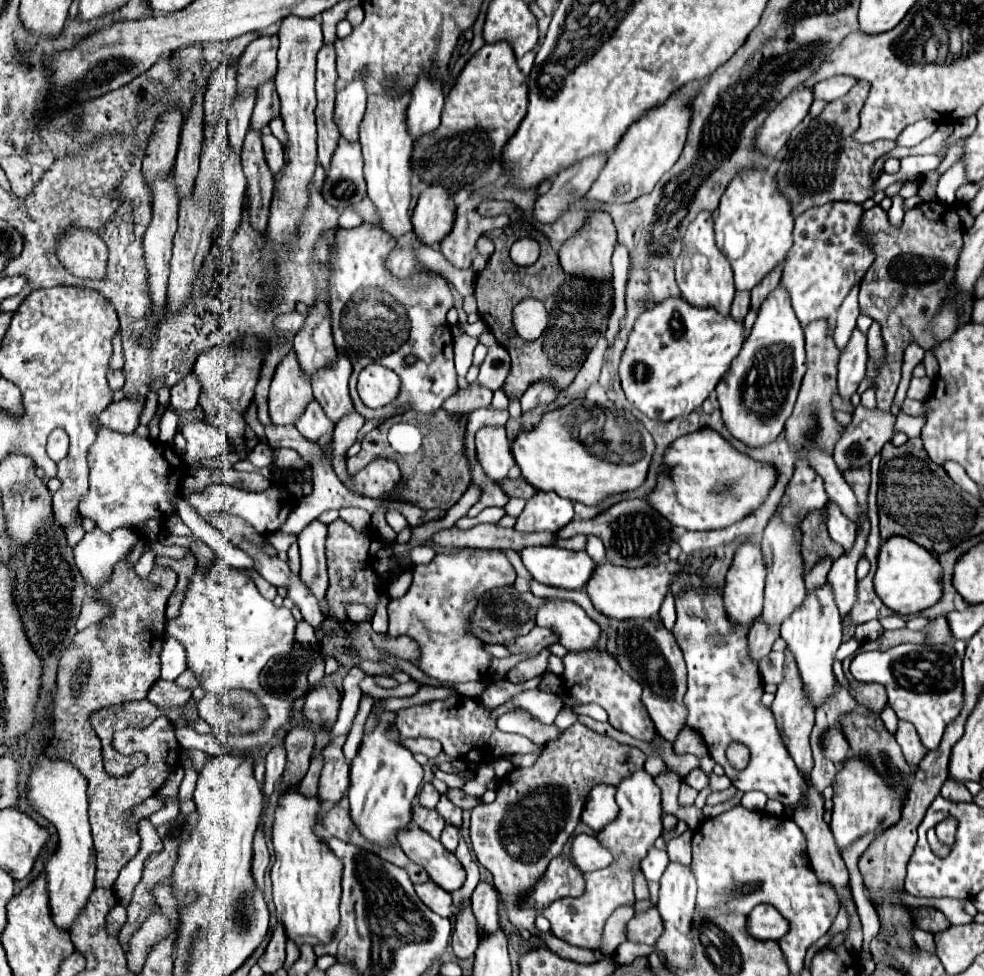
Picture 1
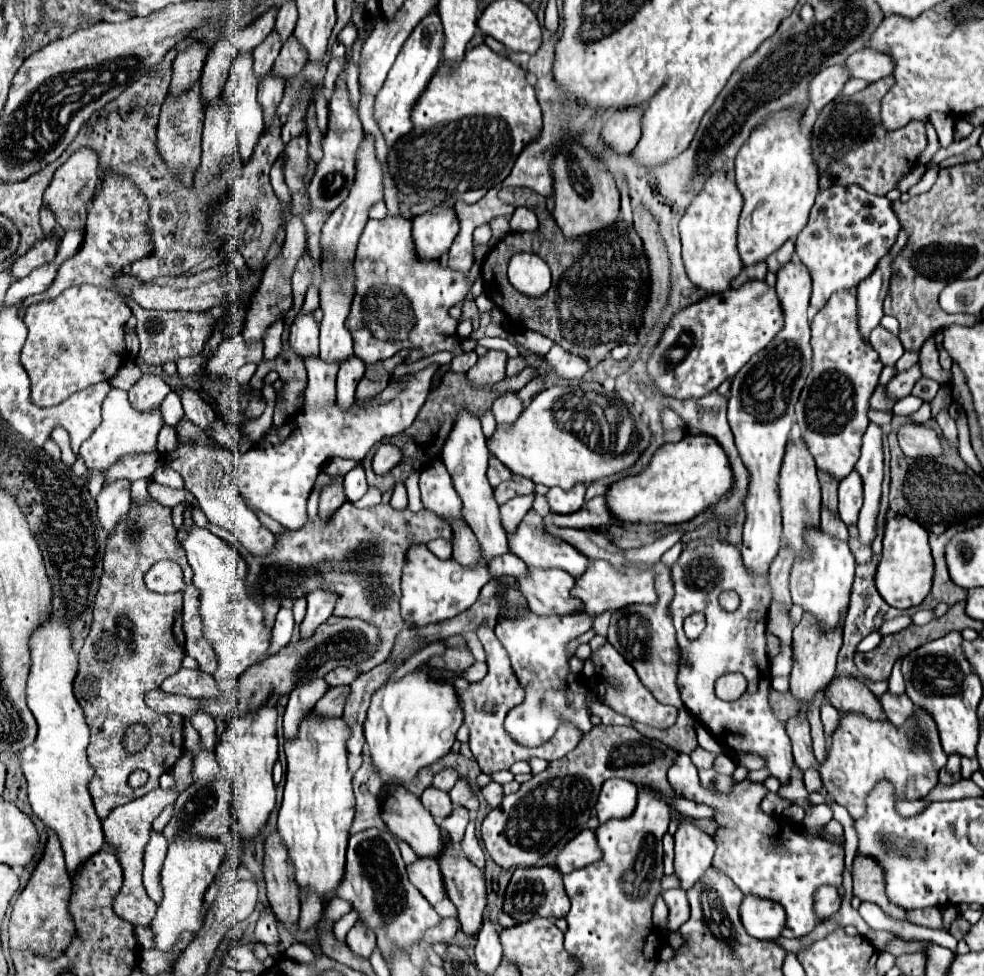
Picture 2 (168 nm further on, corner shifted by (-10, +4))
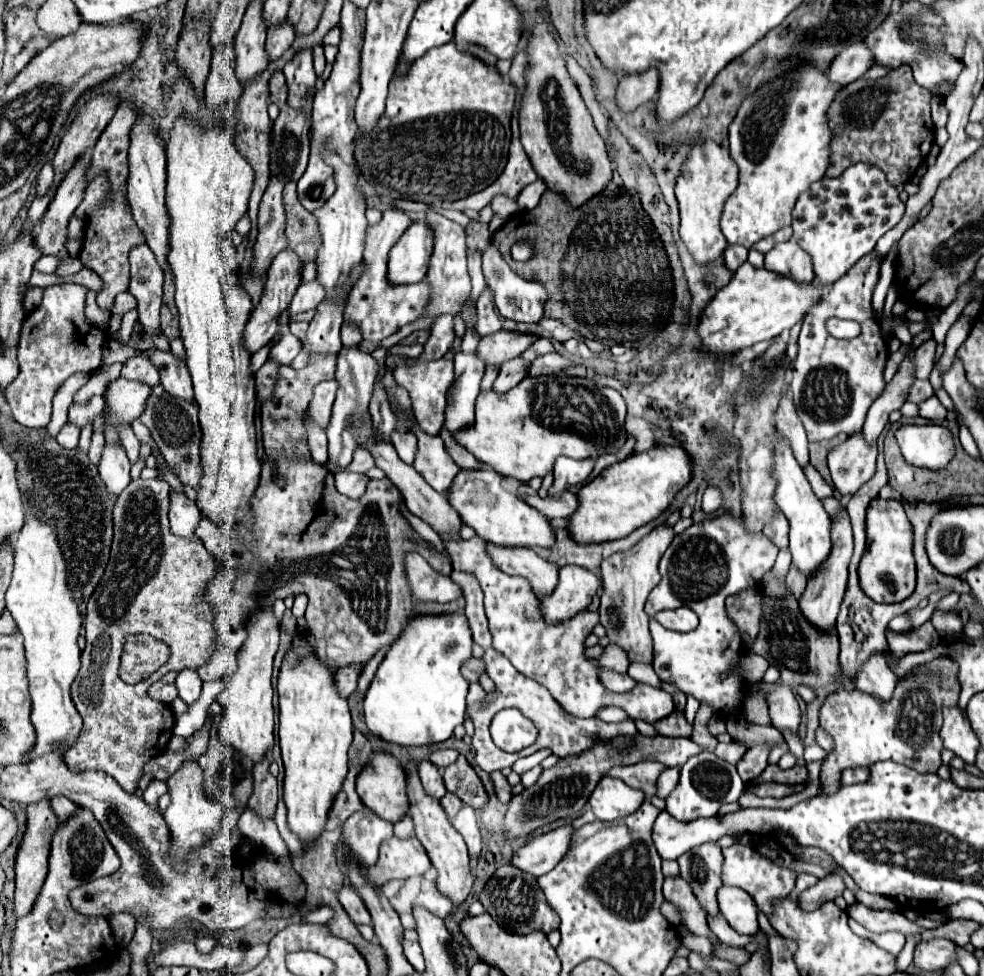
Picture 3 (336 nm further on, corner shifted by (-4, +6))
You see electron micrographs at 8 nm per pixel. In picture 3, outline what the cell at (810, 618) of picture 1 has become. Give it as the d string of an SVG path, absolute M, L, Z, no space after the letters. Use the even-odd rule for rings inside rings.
M775 431L773 435L773 477L777 477L777 489L775 489L775 503L789 519L789 549L793 553L793 565L809 579L815 575L817 567L829 557L831 549L831 535L829 535L829 515L823 509L821 501L813 493L801 465L795 461L793 451L789 445L785 445L785 437Z

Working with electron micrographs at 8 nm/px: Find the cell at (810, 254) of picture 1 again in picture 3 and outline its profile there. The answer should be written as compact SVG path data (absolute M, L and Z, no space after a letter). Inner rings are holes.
M857 163L845 169L841 177L823 177L815 181L793 209L793 241L797 241L813 259L815 277L821 285L835 283L851 269L905 213L899 191L885 181L885 173L869 163Z

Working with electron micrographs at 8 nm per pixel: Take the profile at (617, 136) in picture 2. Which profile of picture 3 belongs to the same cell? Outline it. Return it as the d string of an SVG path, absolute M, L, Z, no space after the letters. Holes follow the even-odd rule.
M649 69L649 73L633 73L633 77L623 75L617 85L617 103L621 111L633 111L651 101L657 95L657 81L657 69Z

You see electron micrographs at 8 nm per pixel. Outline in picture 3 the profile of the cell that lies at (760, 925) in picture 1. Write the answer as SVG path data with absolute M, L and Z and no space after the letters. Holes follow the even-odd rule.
M721 887L717 893L717 903L721 915L739 935L753 935L759 931L757 923L757 905L749 893L737 887Z

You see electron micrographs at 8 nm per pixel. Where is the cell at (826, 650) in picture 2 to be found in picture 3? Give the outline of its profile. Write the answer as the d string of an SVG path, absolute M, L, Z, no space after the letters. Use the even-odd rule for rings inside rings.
M839 511L831 519L831 541L833 541L833 549L831 549L829 561L825 561L825 565L821 565L821 569L817 569L817 577L811 577L807 581L807 587L799 599L803 615L809 619L809 623L813 623L817 629L823 629L823 631L829 631L835 625L839 605L841 605L841 599L843 599L845 587L847 587L847 565L853 555L853 533L851 533L849 515L845 511Z

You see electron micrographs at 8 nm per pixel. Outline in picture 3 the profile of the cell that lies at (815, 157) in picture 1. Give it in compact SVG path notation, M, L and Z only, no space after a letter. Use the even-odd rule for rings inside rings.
M901 65L877 81L857 79L843 87L829 107L833 145L827 177L839 177L849 165L865 161L881 167L891 185L907 183L925 163L935 143L935 125L929 107L931 97L929 89L913 81L909 65Z

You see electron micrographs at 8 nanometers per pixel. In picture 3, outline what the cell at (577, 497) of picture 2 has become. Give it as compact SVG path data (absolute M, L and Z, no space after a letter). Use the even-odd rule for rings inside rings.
M557 457L557 463L553 467L555 473L555 483L549 489L551 495L565 491L569 485L577 485L583 483L593 471L593 459L585 459L585 461L577 461L577 459L569 459L569 457Z

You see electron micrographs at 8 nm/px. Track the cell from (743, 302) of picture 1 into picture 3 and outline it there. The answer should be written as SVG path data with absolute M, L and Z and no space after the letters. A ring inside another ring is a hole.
M729 243L725 249L727 249L727 251L725 251L723 259L725 259L725 265L727 265L731 271L735 271L741 263L747 261L747 249L745 249L745 247L741 247L741 245L731 245L731 243Z

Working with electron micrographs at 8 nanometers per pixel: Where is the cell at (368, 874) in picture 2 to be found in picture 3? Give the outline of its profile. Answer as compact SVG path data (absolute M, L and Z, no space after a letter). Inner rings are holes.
M369 807L353 813L353 817L343 823L343 845L355 853L365 867L377 863L379 845L389 837L393 837L393 825L381 821Z

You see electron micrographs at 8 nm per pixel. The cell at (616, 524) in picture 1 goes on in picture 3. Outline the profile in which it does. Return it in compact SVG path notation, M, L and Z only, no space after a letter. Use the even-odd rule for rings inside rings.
M561 493L561 497L545 497L541 499L539 495L525 495L523 501L527 505L533 505L539 513L543 513L547 519L567 519L575 509L577 509L577 497L575 493Z

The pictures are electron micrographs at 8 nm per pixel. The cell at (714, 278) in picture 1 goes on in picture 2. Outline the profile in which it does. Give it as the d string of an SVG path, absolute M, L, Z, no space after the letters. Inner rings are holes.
M715 173L707 179L705 189L693 199L687 213L679 223L683 243L683 263L689 279L695 287L707 293L721 293L731 287L731 281L739 277L743 263L737 253L737 221L743 199L735 183L727 181L723 173Z

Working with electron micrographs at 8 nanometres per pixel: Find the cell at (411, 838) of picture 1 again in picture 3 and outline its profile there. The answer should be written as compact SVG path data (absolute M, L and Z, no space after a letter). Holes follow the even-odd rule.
M373 751L373 761L357 777L357 793L361 801L379 817L395 823L407 813L405 769L387 751Z

